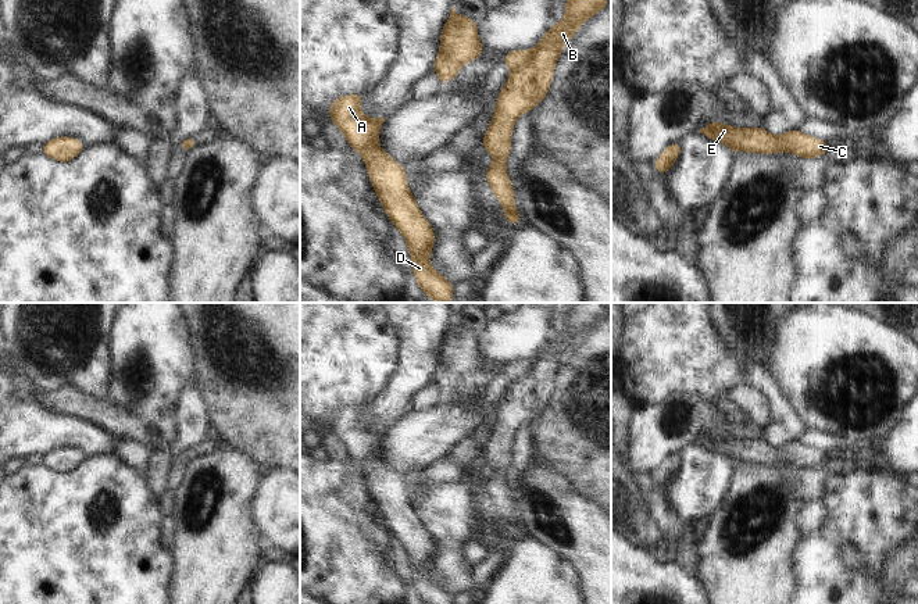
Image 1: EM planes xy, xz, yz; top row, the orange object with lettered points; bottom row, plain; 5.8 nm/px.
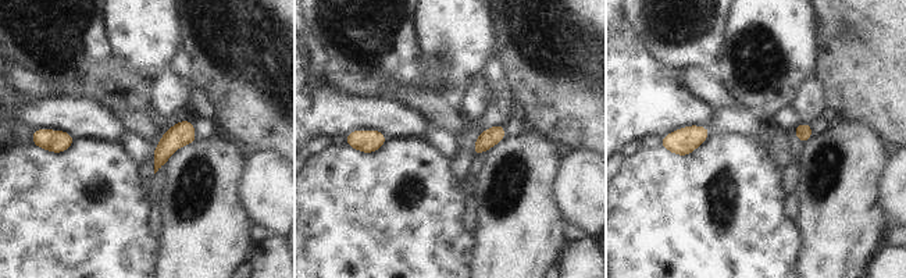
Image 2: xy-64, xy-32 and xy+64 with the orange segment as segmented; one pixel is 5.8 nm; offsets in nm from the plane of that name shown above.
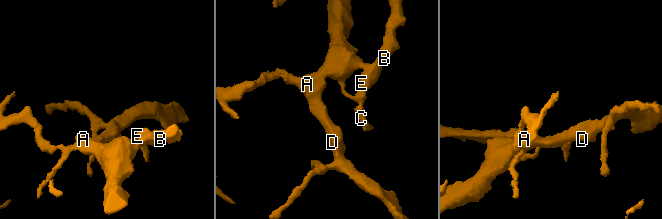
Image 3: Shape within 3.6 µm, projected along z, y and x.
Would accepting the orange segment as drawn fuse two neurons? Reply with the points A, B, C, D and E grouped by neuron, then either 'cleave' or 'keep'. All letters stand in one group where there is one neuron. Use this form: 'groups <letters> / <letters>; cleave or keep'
groups A B C D E; keep

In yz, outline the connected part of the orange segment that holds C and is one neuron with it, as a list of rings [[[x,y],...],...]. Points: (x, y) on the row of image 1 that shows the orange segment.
[[[712,121],[699,131],[710,139],[725,143],[733,153],[751,151],[772,154],[792,151],[800,158],[821,157],[832,143],[801,133],[797,128],[781,136],[771,136],[762,128],[732,128]]]

